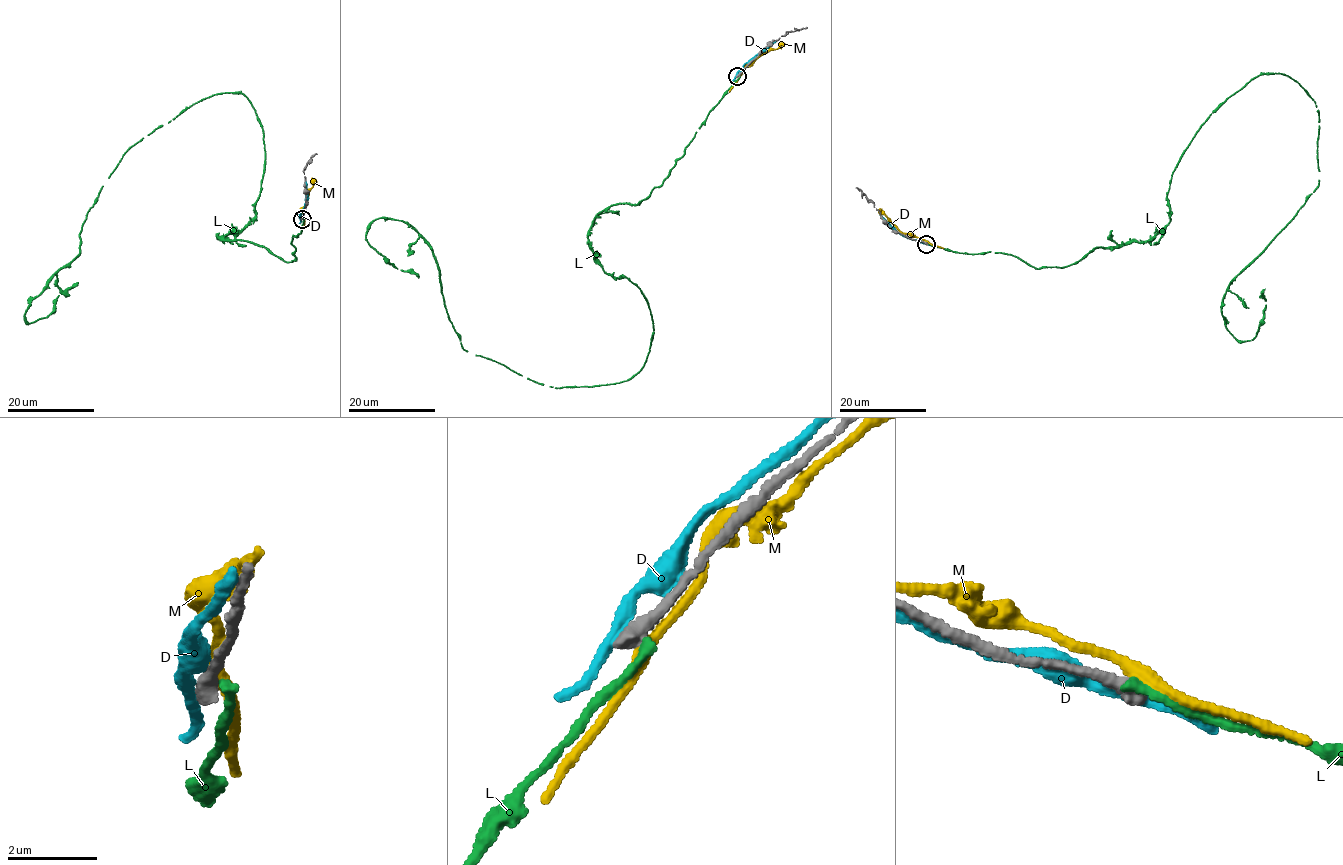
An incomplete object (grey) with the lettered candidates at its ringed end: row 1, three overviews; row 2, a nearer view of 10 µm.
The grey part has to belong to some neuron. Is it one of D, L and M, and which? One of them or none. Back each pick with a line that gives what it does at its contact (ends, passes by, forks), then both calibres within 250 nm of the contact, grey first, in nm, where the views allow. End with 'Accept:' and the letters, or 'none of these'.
Accept: none of these

